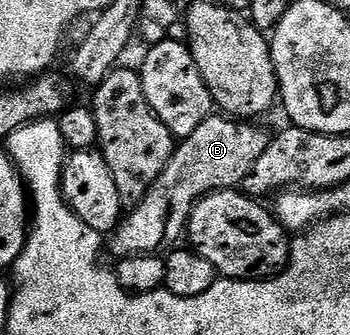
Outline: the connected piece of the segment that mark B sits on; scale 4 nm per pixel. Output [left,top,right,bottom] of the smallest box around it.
[108,114,270,258]

